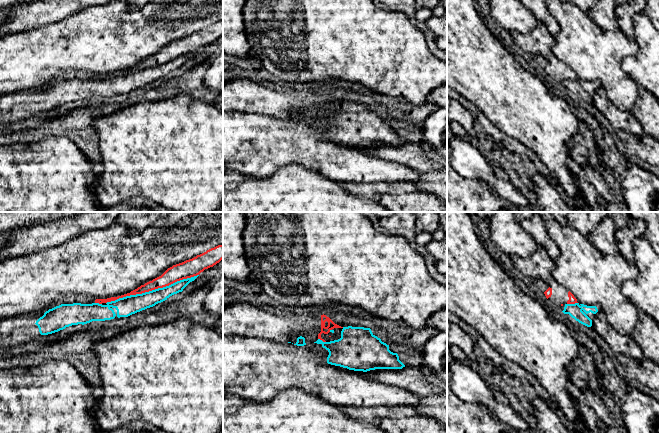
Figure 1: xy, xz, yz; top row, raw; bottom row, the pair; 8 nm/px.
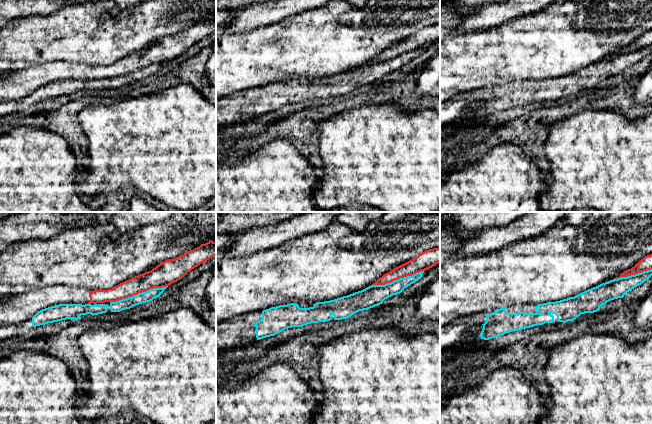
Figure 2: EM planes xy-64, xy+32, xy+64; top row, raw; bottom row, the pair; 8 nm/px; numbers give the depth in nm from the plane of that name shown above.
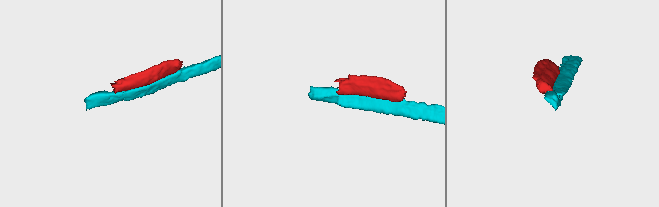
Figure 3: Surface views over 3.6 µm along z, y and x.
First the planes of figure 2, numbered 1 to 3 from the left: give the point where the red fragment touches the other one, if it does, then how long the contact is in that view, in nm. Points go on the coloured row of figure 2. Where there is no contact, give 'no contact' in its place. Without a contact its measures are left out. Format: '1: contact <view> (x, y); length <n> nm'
1: contact xy-64 (139, 293); length 480 nm
2: contact xy+32 (398, 279); length 440 nm
3: contact xy+64 (632, 275); length 320 nm

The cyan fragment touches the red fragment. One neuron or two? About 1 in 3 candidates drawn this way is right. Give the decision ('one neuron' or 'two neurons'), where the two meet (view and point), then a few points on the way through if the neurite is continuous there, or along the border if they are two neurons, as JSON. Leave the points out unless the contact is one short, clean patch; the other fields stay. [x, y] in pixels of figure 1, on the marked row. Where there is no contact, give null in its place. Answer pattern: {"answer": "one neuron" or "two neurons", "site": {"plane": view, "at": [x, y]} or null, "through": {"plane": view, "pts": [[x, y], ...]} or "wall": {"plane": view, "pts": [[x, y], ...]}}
{"answer": "two neurons", "site": {"plane": "xy", "at": [152, 290]}}

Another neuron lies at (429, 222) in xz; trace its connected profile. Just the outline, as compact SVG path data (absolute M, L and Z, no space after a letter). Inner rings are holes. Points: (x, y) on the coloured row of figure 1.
M413 212L416 216L417 232L429 232L433 234L440 228L440 222L437 212Z

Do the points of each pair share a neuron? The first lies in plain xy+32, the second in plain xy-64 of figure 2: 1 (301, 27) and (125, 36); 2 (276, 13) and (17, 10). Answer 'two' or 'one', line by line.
1: one
2: one

